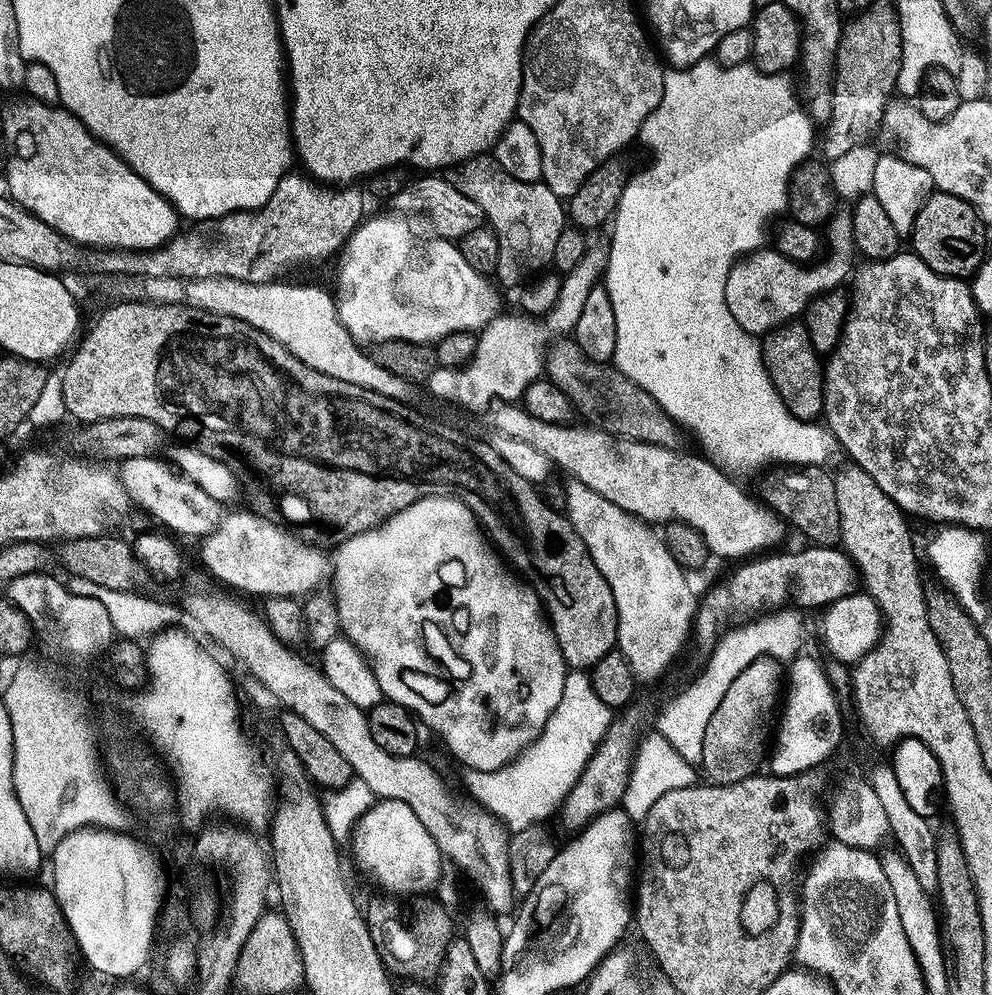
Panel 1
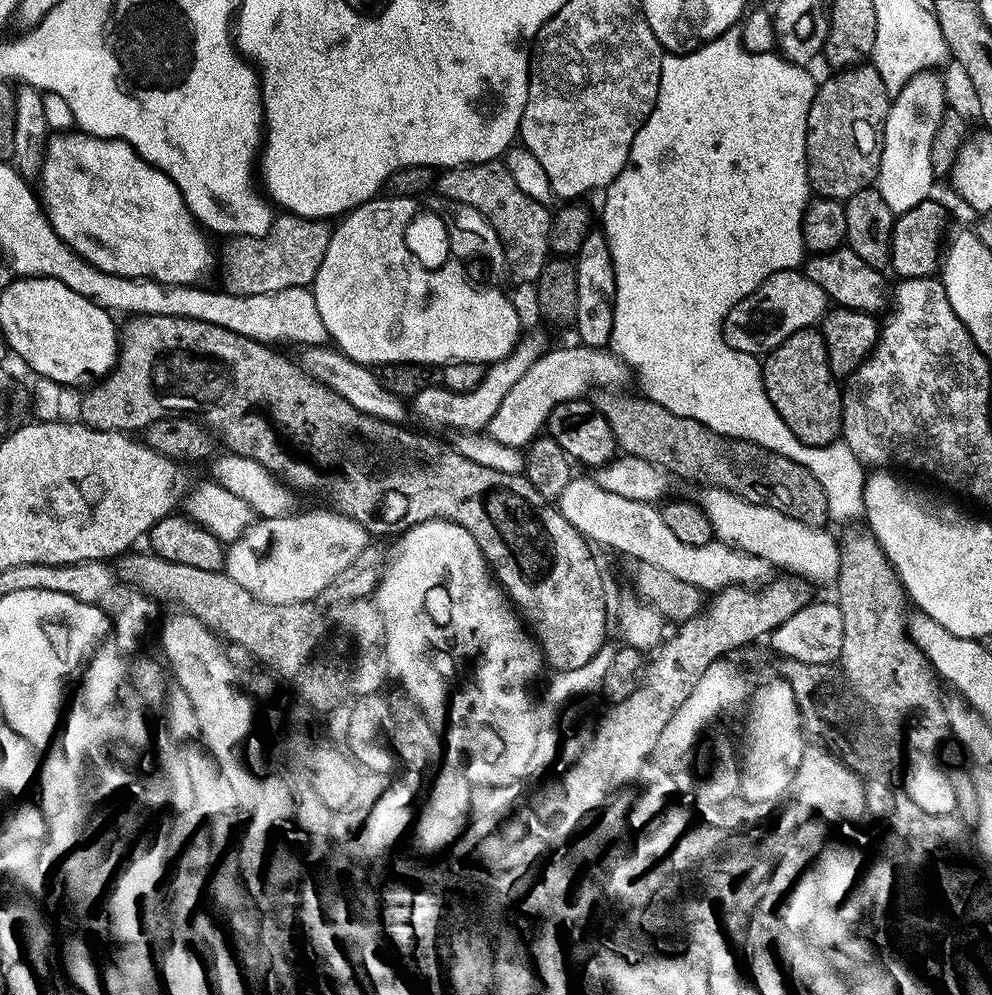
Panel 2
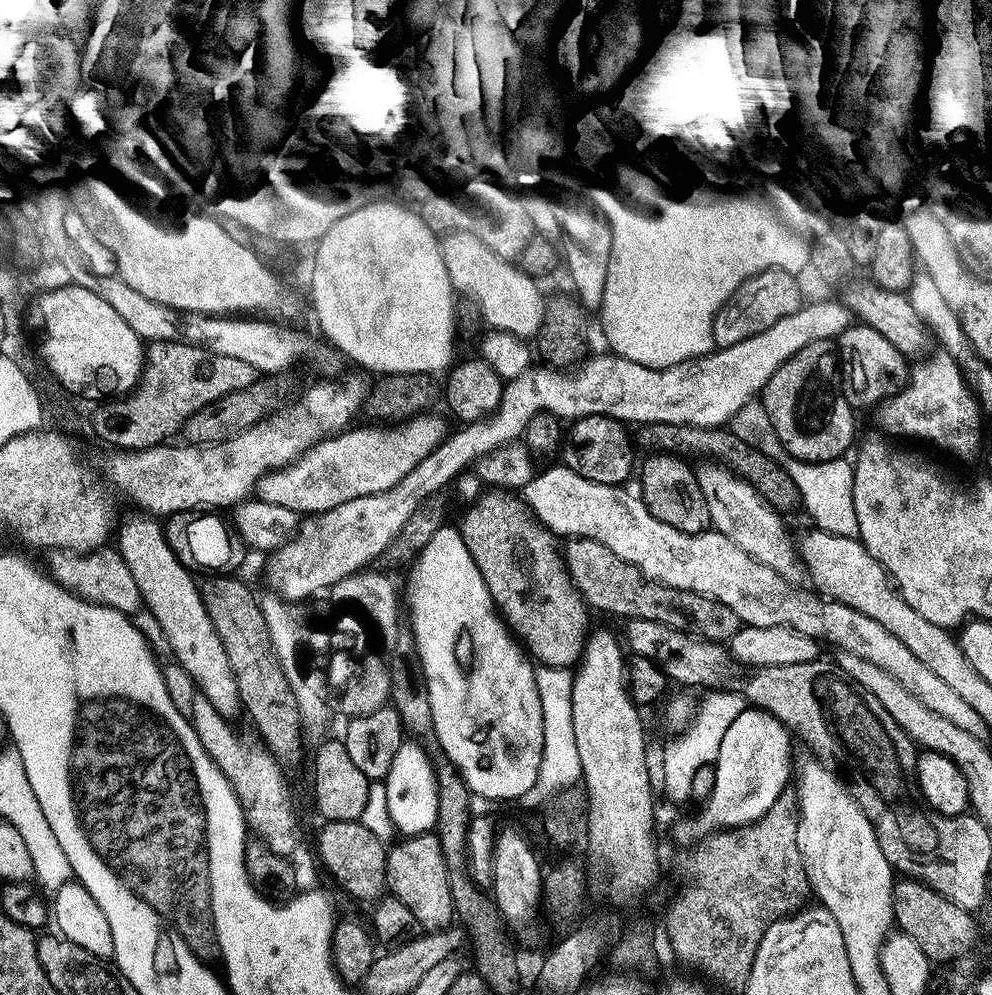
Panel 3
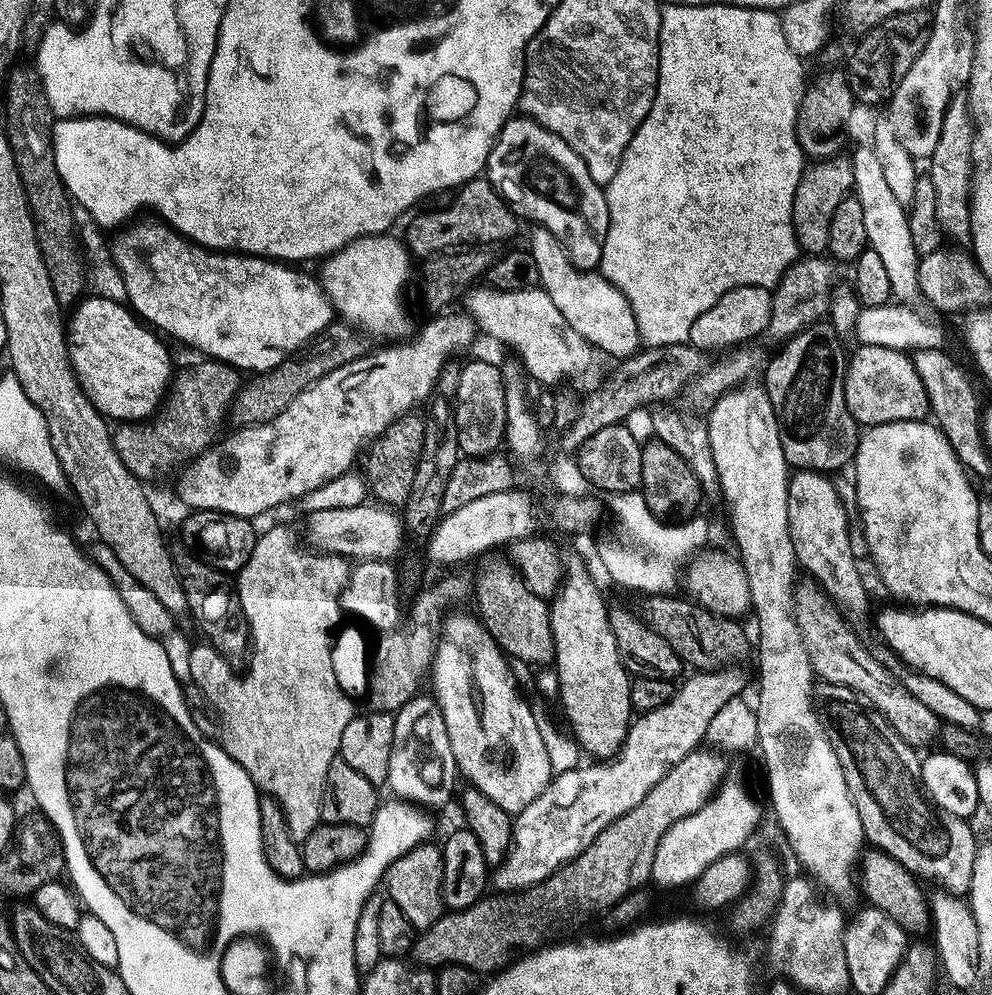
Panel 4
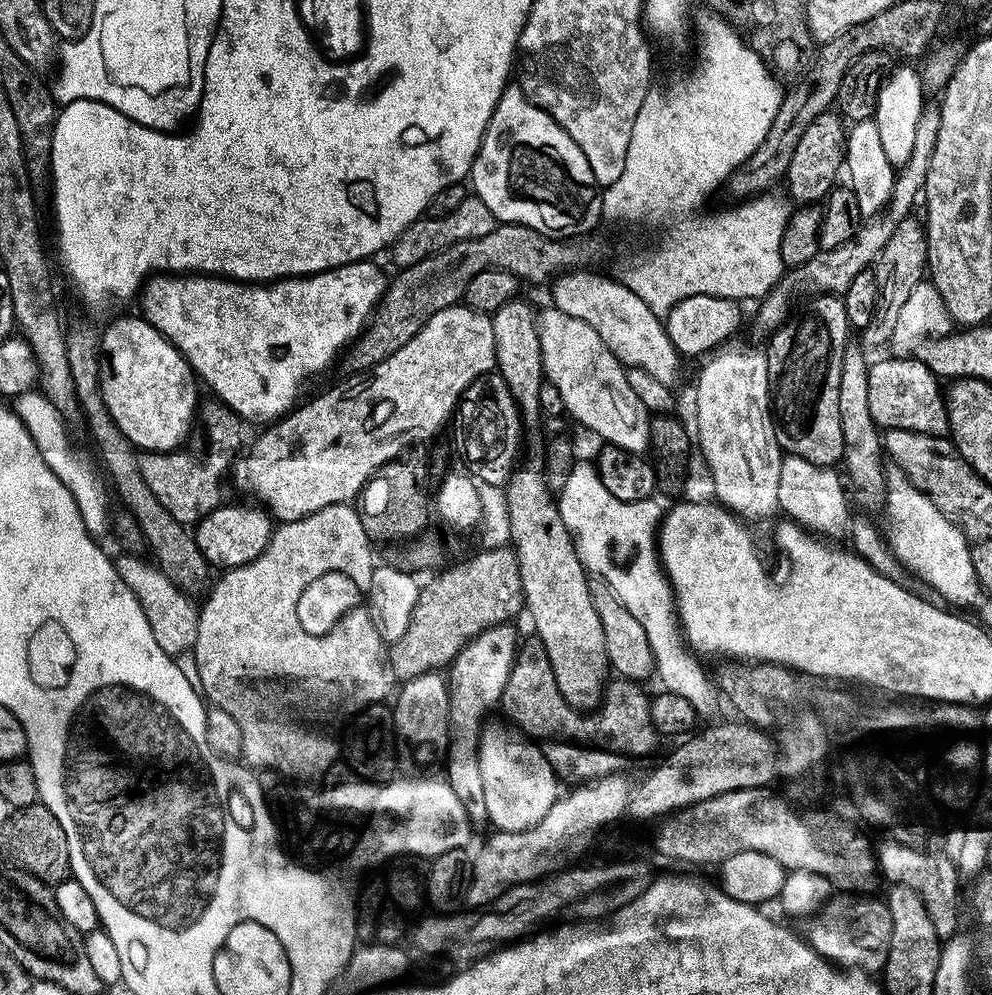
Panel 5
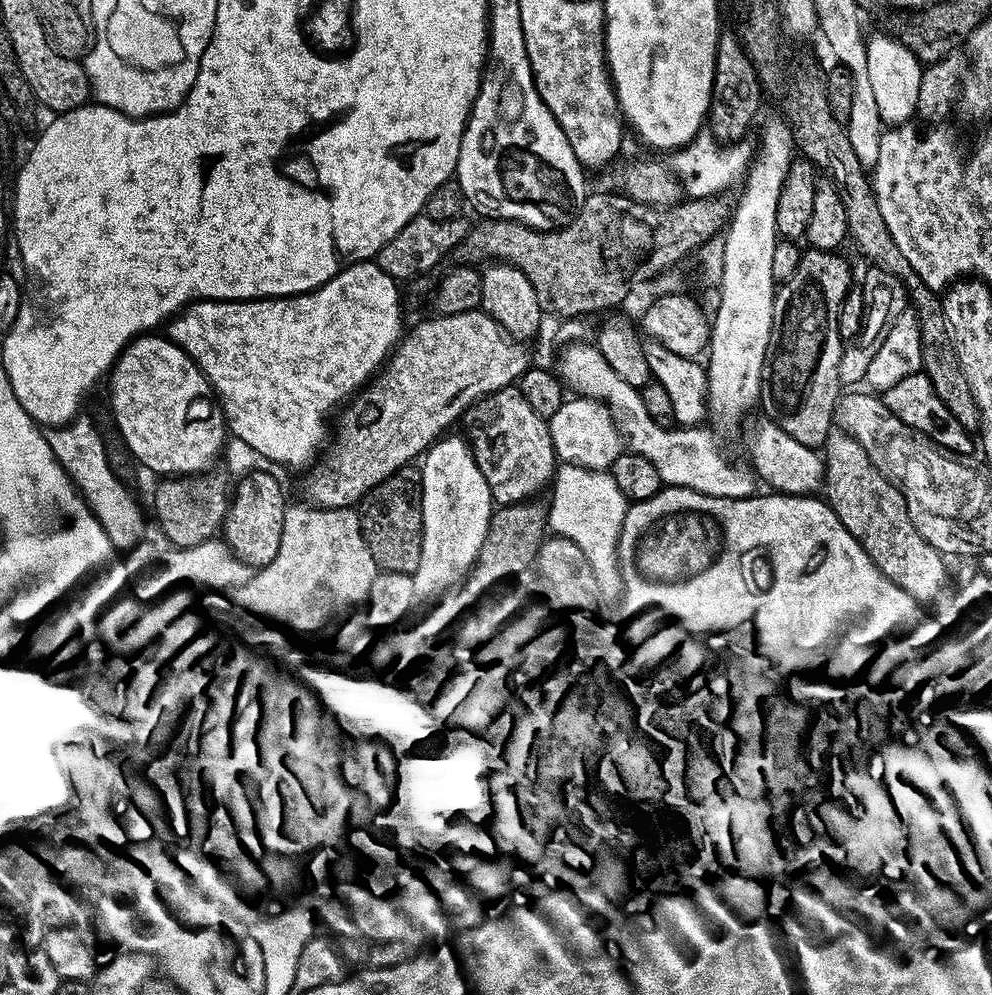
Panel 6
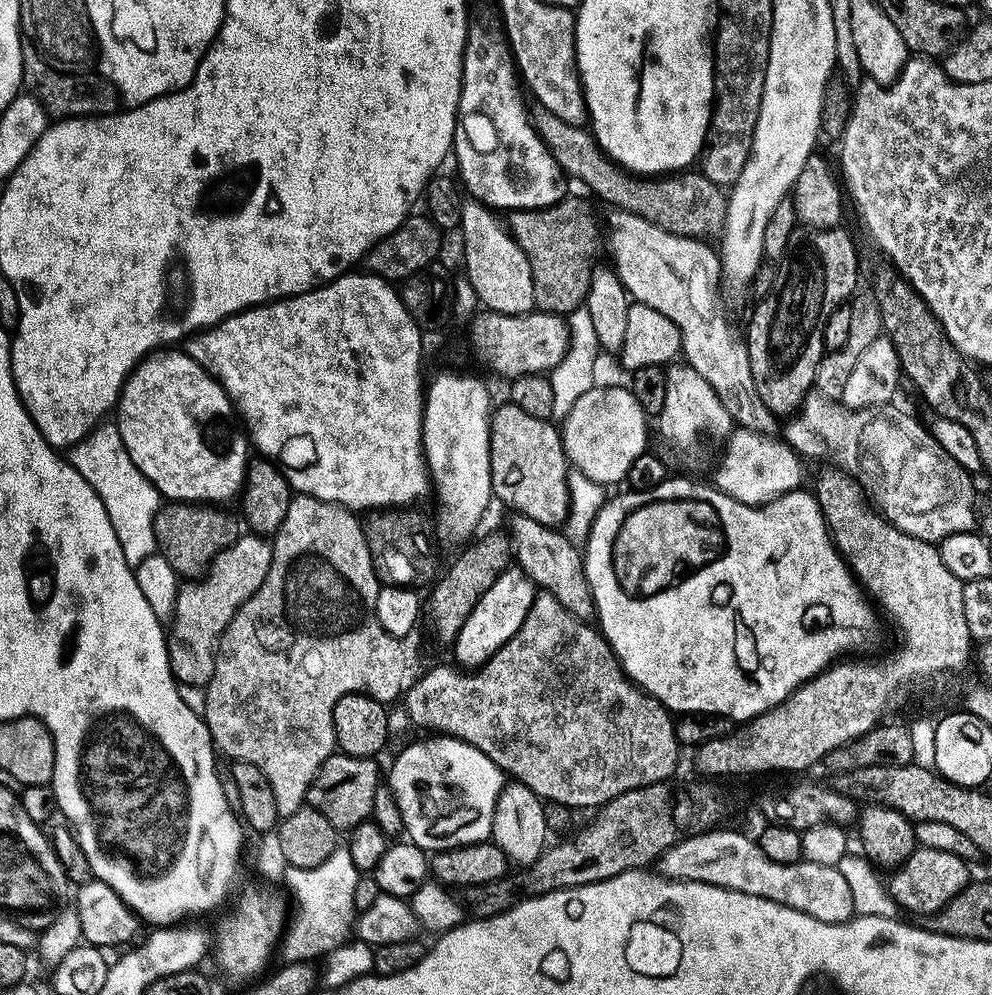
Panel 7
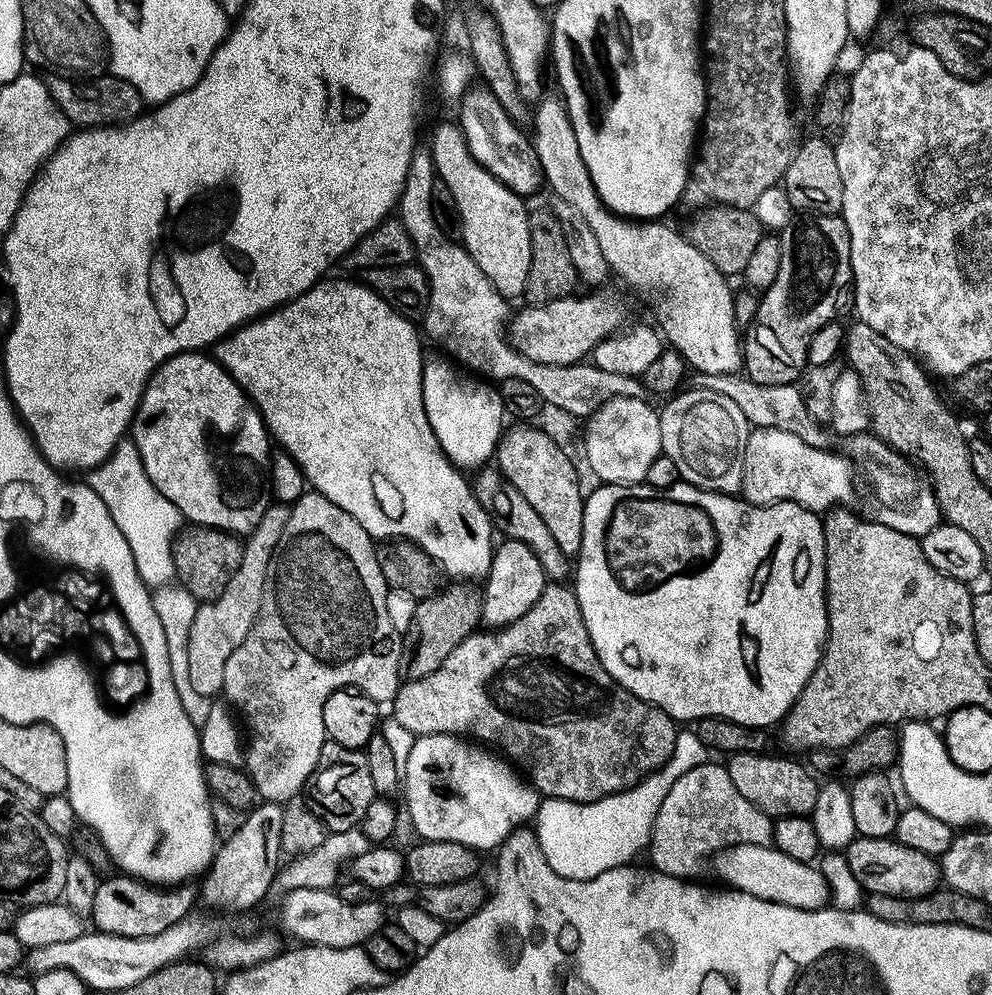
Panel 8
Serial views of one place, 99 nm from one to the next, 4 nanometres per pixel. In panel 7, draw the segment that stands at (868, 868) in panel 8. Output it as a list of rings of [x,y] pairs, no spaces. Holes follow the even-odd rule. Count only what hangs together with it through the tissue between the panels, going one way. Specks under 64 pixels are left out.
[[[917,846],[903,864],[895,869],[892,877],[886,880],[887,891],[906,913],[918,912],[919,917],[929,916],[932,912],[942,910],[950,898],[954,898],[970,882],[968,876],[969,861],[946,850],[934,850]]]

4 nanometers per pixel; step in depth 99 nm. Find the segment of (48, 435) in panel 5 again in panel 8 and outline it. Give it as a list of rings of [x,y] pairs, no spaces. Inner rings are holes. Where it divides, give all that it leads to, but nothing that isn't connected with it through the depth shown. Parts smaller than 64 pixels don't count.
[[[120,440],[112,455],[87,473],[86,483],[98,498],[102,498],[102,502],[106,502],[106,510],[110,510],[114,526],[122,530],[122,538],[126,538],[130,546],[134,566],[142,582],[152,590],[171,585],[176,580],[172,546],[182,531],[182,517],[178,506],[174,506],[174,502],[170,502],[154,482],[150,482],[133,440]]]

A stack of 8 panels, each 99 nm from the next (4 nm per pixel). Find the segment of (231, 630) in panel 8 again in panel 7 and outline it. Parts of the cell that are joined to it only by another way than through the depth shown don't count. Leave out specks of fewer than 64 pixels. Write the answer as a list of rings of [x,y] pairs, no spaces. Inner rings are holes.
[[[241,534],[225,552],[212,559],[203,576],[179,585],[167,642],[172,674],[183,687],[207,689],[214,674],[220,638],[234,614],[266,582],[271,561],[271,539],[260,534]]]

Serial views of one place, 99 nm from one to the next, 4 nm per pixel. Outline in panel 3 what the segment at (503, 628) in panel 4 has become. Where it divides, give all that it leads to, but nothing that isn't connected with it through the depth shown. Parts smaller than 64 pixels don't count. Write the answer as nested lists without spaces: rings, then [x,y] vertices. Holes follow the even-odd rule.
[[[488,490],[485,491],[485,496],[480,496],[476,500],[476,504],[472,504],[464,512],[464,517],[458,521],[458,527],[462,538],[466,542],[466,550],[470,550],[470,554],[474,558],[474,562],[478,566],[478,570],[482,574],[482,578],[486,582],[486,586],[492,595],[492,601],[496,604],[496,610],[500,613],[505,624],[508,625],[513,637],[526,649],[527,655],[531,657],[537,665],[544,665],[546,667],[567,668],[571,669],[573,666],[579,665],[584,654],[584,641],[590,635],[590,627],[588,628],[588,612],[590,613],[589,605],[586,603],[575,584],[572,583],[571,576],[568,575],[568,569],[564,563],[562,555],[562,548],[558,542],[557,537],[553,532],[544,527],[543,524],[533,515],[532,509],[522,499],[519,500],[519,495],[513,494],[508,490]]]

